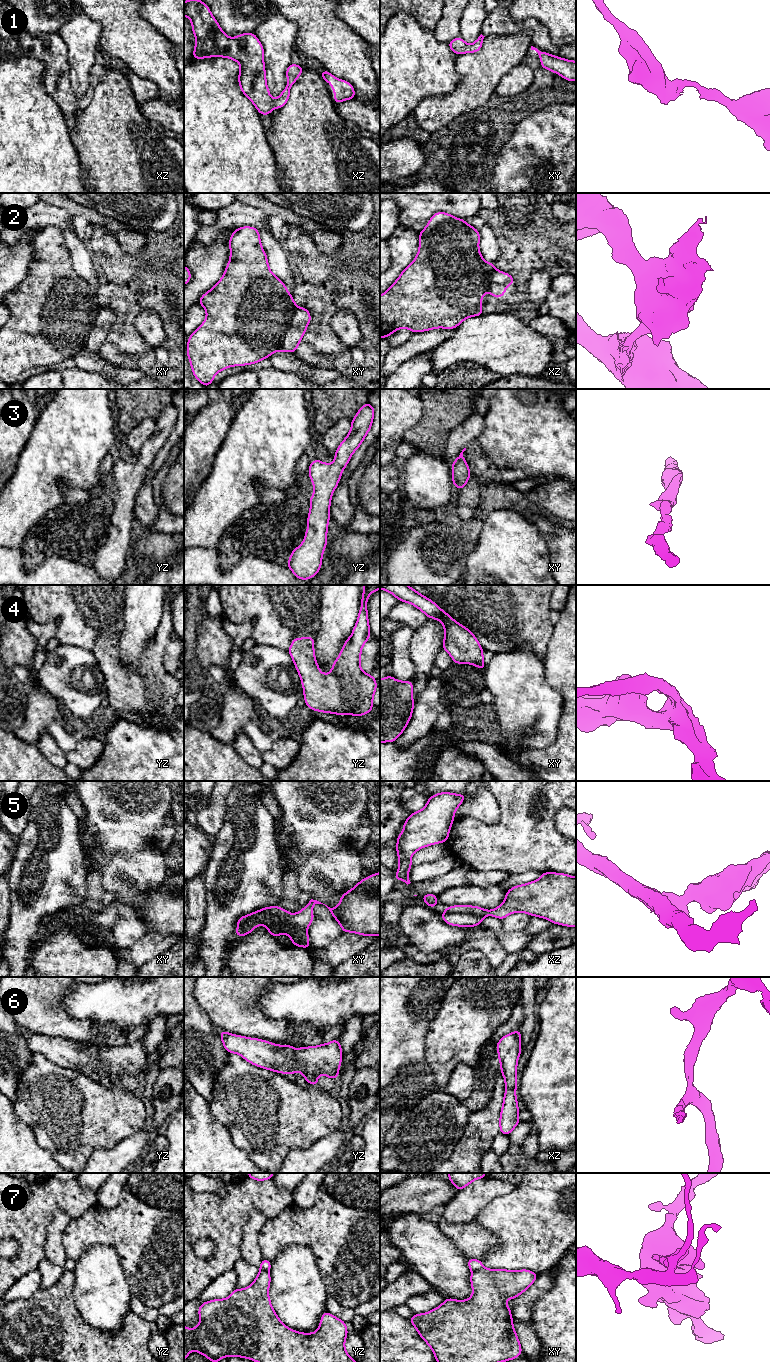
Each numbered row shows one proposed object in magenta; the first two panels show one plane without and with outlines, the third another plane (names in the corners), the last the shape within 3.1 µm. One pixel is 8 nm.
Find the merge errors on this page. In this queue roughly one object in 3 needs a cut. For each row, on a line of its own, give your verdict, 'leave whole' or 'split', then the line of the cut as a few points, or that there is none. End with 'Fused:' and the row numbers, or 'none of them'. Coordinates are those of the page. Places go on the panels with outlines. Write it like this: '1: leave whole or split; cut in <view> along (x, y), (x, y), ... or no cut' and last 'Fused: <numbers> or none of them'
1: leave whole; no cut
2: leave whole; no cut
3: leave whole; no cut
4: leave whole; no cut
5: split; cut in xy along (291, 924), (287, 928), (273, 928), (248, 919), (238, 928)
6: leave whole; no cut
7: split; cut in xy along (482, 1267), (472, 1272)
Fused: 5, 7

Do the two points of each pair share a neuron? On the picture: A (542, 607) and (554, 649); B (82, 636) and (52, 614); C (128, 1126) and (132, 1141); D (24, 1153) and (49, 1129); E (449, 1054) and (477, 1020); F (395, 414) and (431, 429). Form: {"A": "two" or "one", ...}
{"A": "two", "B": "one", "C": "two", "D": "two", "E": "one", "F": "two"}

